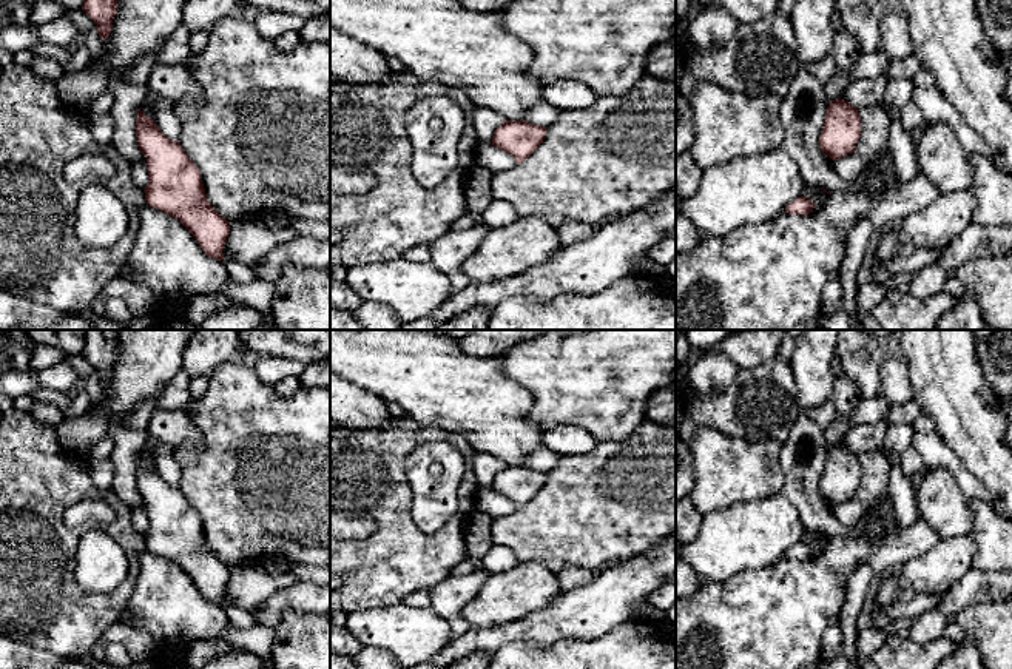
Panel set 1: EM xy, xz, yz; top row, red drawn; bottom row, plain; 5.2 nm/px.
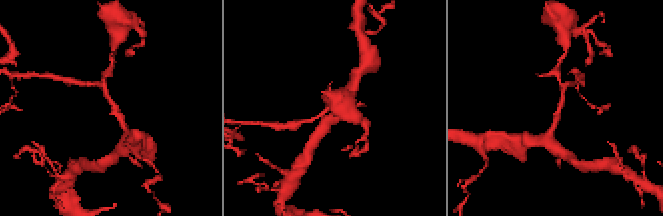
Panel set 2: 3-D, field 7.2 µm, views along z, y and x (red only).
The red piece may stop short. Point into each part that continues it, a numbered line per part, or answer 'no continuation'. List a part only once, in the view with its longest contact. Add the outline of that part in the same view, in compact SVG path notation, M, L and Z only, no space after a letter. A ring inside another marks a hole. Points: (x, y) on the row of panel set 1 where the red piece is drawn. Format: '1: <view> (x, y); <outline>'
no continuation

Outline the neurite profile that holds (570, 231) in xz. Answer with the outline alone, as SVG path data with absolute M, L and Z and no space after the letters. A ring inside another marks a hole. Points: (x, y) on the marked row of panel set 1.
M565 222L555 227L562 245L569 245L588 239L594 234L595 228L592 225L580 222Z

